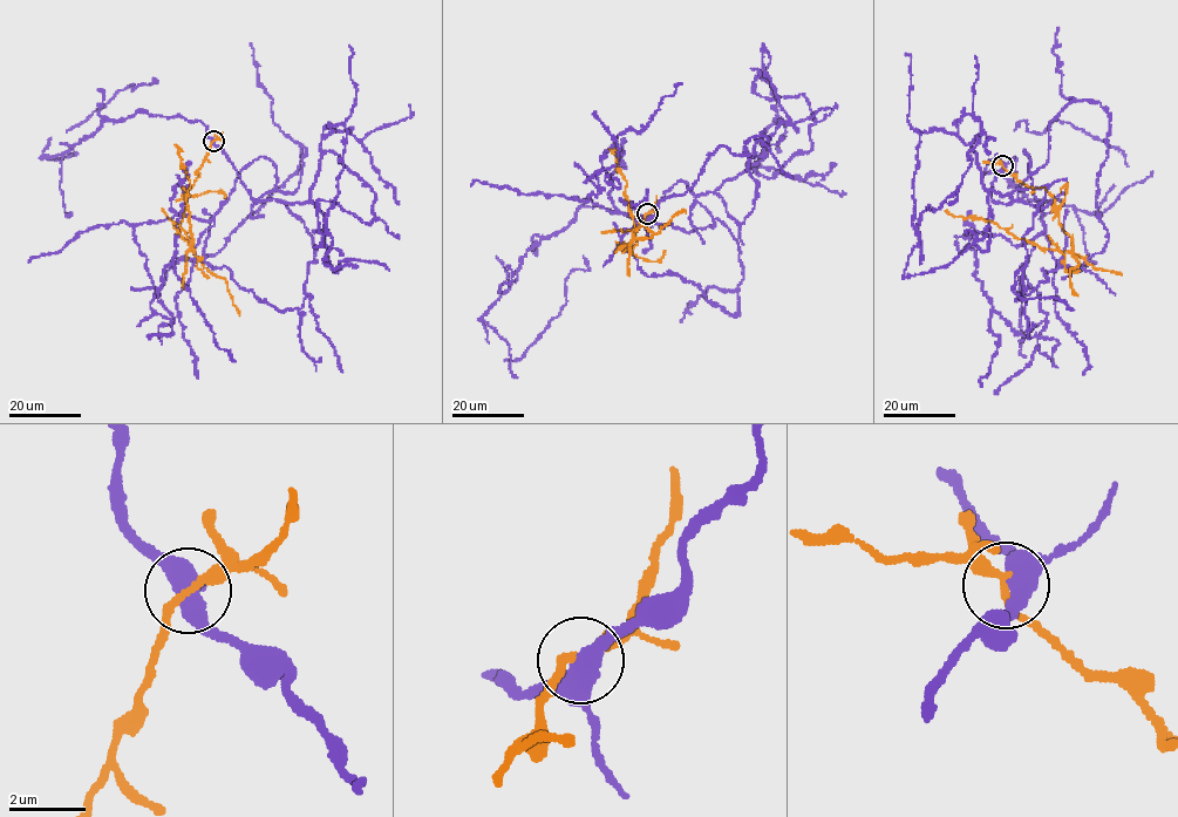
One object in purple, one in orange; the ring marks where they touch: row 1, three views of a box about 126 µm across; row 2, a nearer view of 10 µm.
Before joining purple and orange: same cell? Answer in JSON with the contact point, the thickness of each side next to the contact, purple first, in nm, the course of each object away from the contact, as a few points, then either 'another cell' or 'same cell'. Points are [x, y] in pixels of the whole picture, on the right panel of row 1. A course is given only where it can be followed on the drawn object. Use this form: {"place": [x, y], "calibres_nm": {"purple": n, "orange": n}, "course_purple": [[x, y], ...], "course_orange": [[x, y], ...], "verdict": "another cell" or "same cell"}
{"place": [1002, 165], "calibres_nm": {"purple": 440, "orange": 200}, "course_purple": [[1003, 165], [992, 199], [1018, 198], [1023, 150], [1044, 229], [1022, 245], [969, 238], [1000, 336], [981, 386]], "course_orange": [[1003, 165], [1019, 181], [1044, 188], [1054, 198], [1071, 250], [1039, 247], [991, 220], [945, 211]], "verdict": "another cell"}

